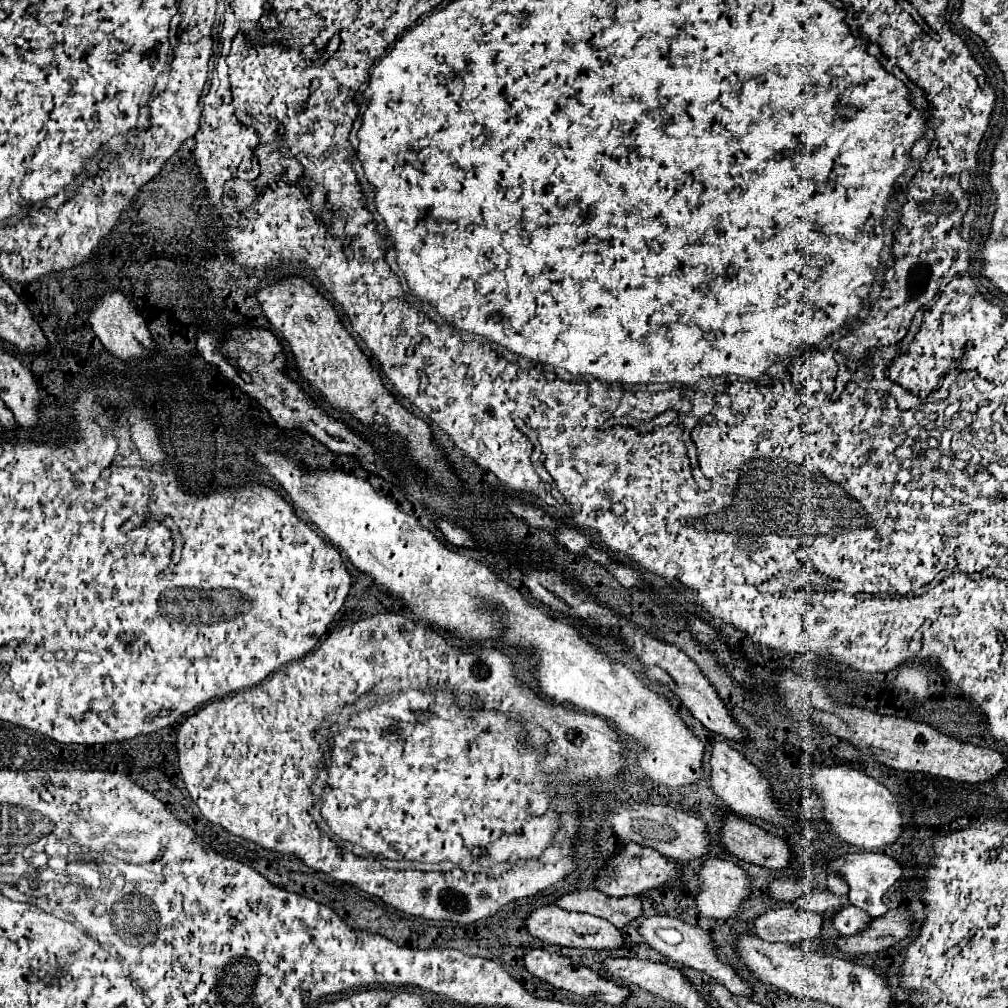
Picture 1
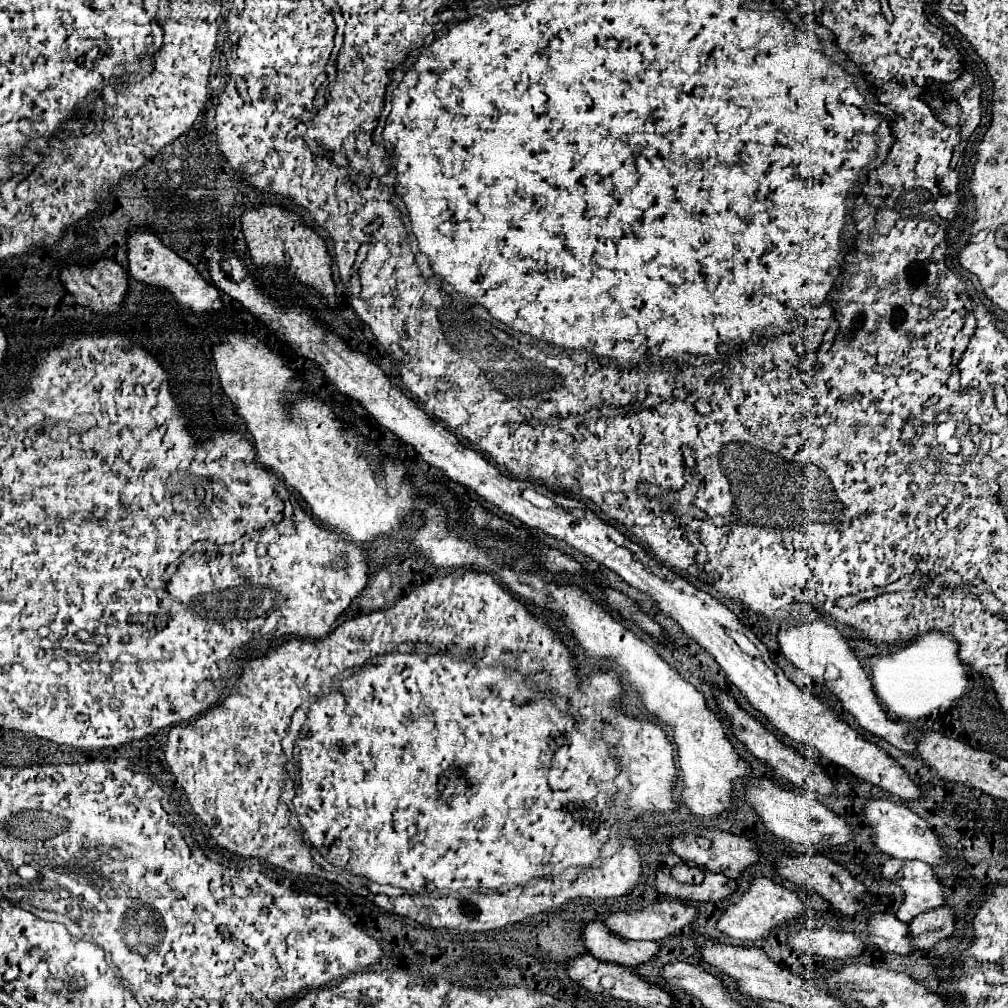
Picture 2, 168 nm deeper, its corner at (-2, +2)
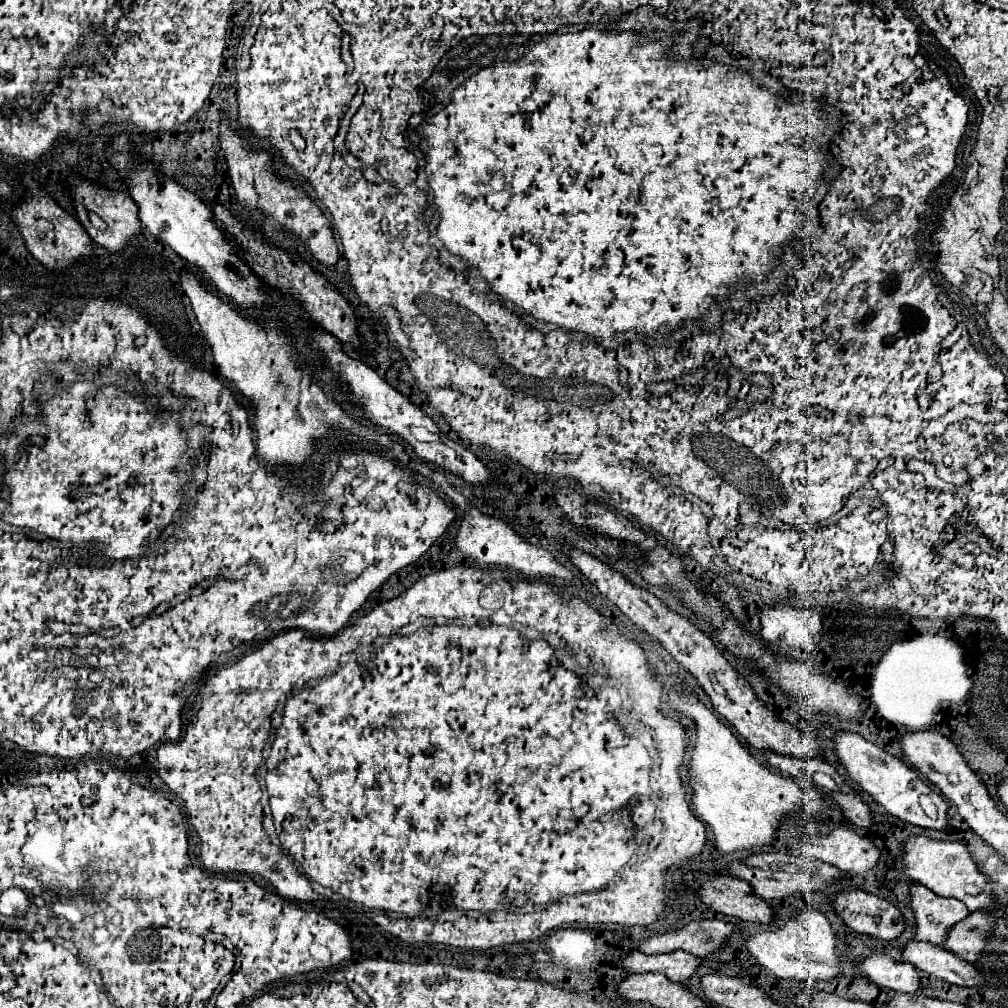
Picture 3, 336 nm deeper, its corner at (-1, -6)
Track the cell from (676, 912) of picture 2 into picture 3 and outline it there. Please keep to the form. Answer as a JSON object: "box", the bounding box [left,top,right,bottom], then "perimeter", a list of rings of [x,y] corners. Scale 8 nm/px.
{"box":[638,919,734,957],"perimeter":[[[700,919],[684,925],[682,929],[672,929],[668,933],[648,937],[638,945],[638,949],[646,955],[658,955],[682,949],[696,957],[704,957],[716,951],[732,933],[734,933],[732,923],[724,923],[718,919]]]}

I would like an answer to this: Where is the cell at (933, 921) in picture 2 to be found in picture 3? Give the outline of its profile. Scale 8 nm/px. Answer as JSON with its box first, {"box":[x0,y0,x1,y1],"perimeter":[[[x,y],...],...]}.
{"box":[944,911,994,963],"perimeter":[[[972,911],[964,921],[958,921],[958,925],[950,927],[944,949],[948,949],[960,959],[966,959],[968,963],[976,963],[978,955],[986,949],[984,941],[992,933],[992,929],[994,921],[990,915],[982,911]]]}

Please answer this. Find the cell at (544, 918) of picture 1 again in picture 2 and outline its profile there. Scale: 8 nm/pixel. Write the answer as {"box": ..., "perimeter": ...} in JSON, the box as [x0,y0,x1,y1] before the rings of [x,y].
{"box":[581,921,659,967],"perimeter":[[[599,921],[587,923],[581,931],[581,937],[593,957],[601,961],[613,961],[619,965],[627,965],[627,967],[647,963],[655,959],[659,953],[657,941],[627,941],[625,937],[613,933],[607,925]]]}

